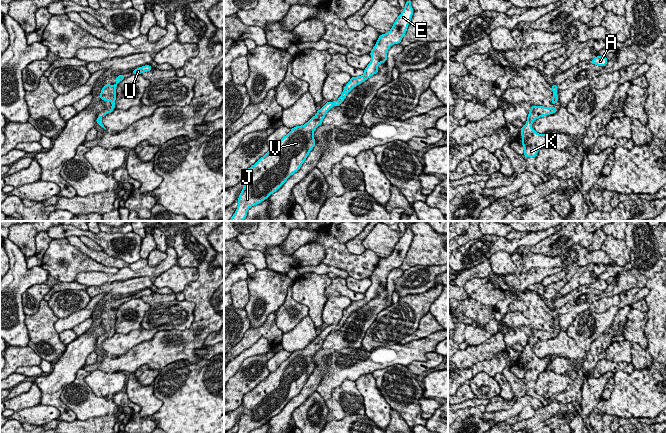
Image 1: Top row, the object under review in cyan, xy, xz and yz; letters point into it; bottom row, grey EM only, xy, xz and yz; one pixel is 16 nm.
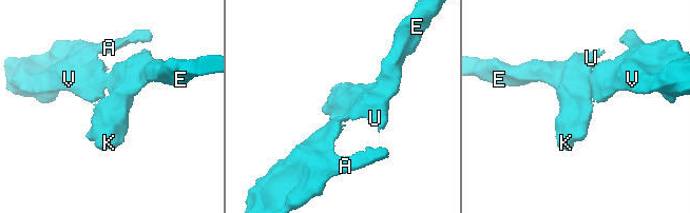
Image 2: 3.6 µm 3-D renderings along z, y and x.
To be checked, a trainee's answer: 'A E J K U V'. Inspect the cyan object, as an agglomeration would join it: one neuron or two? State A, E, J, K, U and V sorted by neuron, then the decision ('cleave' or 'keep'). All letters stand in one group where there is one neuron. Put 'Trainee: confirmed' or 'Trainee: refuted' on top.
Trainee: confirmed
A E J K U V; keep

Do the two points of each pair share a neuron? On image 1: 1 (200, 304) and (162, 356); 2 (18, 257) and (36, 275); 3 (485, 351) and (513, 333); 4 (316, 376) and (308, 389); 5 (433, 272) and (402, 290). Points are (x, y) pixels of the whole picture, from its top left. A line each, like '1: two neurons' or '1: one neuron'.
1: one neuron
2: one neuron
3: two neurons
4: one neuron
5: one neuron

